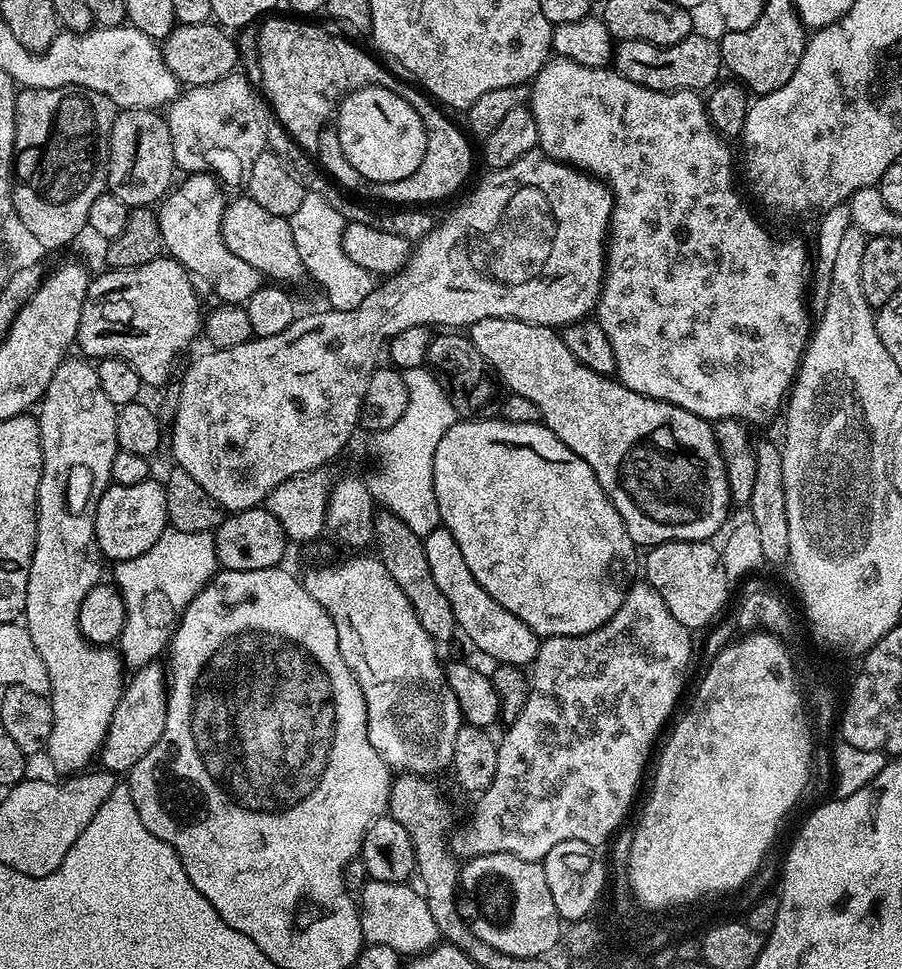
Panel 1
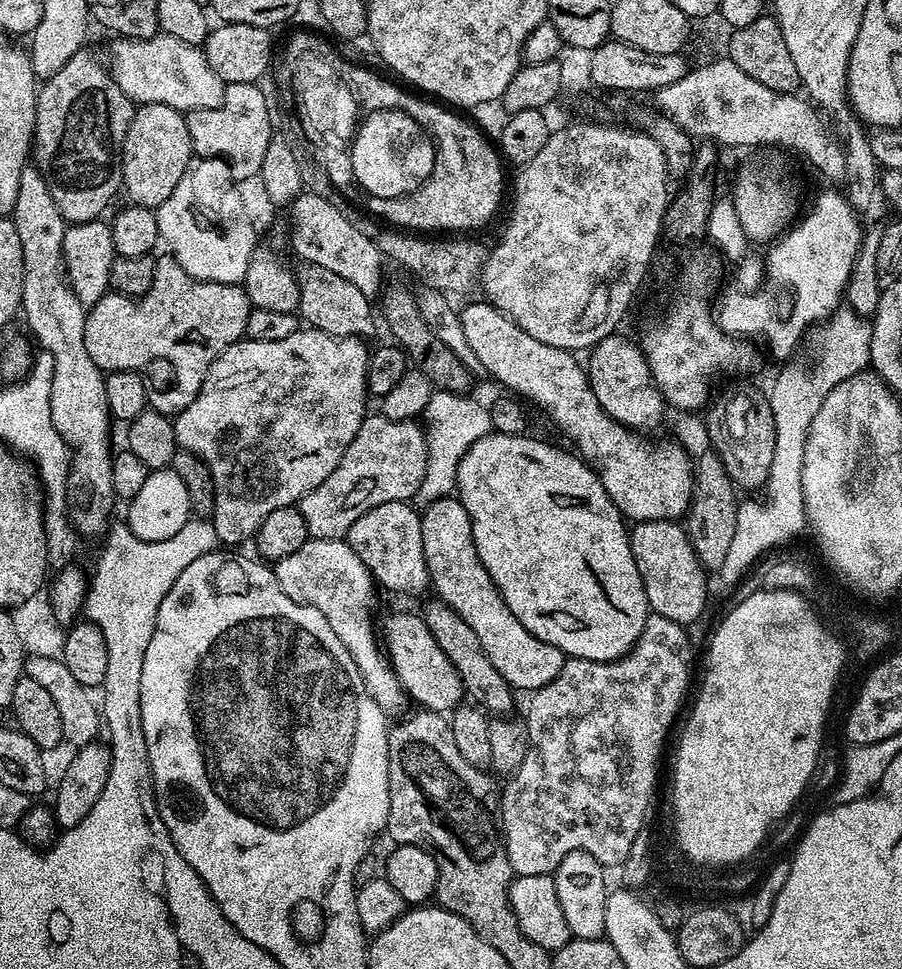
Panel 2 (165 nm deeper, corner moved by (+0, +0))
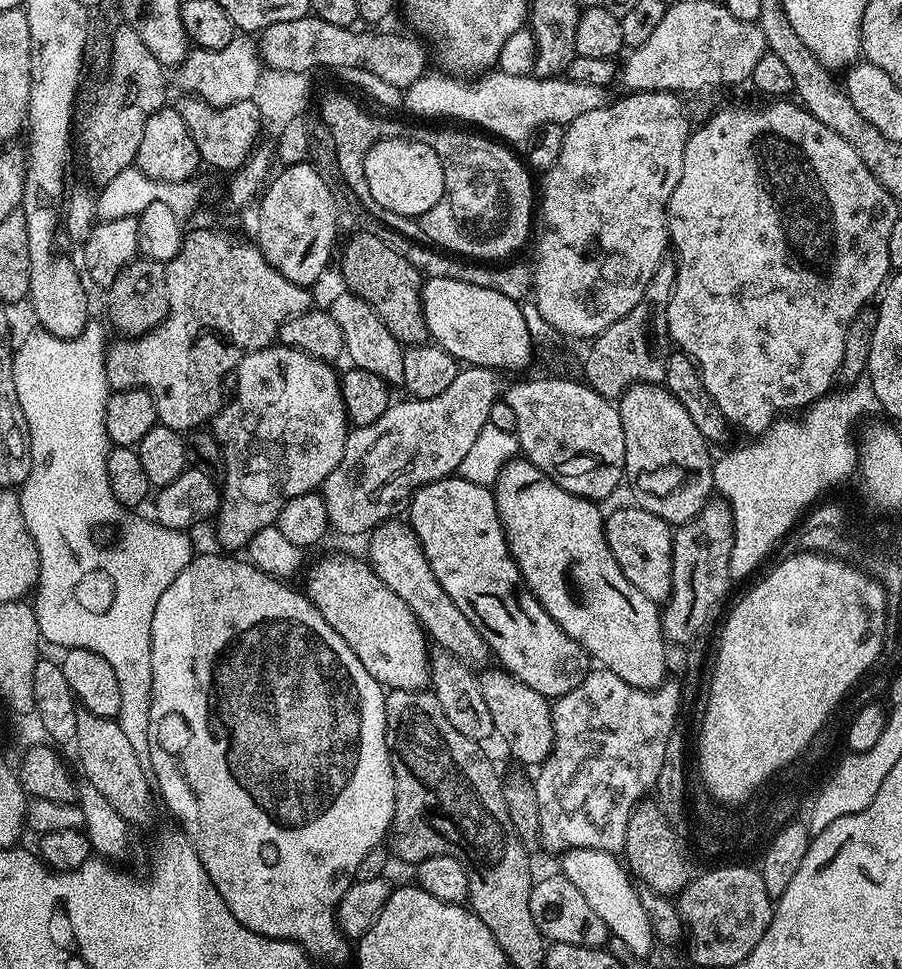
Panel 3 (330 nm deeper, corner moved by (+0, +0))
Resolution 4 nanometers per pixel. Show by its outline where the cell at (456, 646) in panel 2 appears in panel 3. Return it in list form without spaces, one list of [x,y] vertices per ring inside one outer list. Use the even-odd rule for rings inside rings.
[[[503,671],[484,672],[478,676],[482,699],[490,709],[490,718],[494,718],[495,735],[504,739],[508,752],[520,764],[539,766],[552,752],[554,726],[552,725],[552,704],[549,697],[538,694],[526,682]]]

